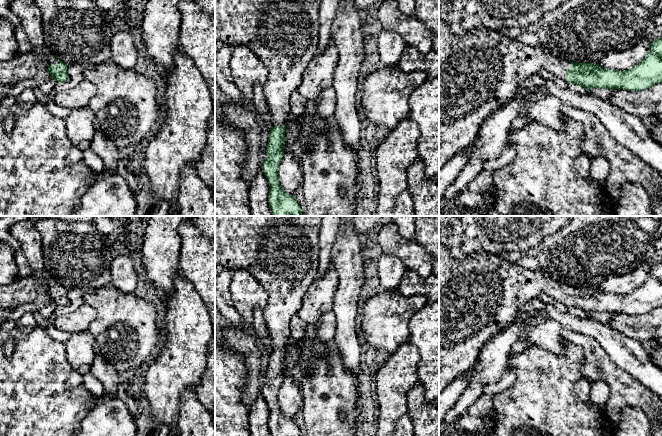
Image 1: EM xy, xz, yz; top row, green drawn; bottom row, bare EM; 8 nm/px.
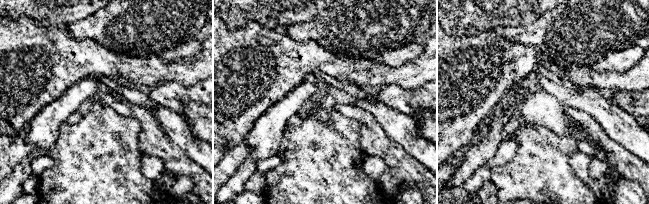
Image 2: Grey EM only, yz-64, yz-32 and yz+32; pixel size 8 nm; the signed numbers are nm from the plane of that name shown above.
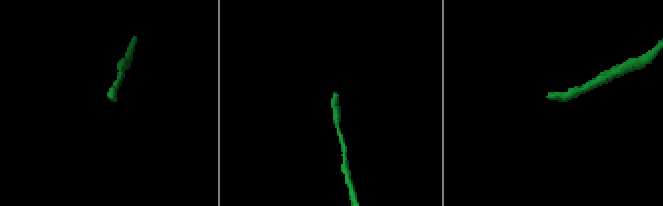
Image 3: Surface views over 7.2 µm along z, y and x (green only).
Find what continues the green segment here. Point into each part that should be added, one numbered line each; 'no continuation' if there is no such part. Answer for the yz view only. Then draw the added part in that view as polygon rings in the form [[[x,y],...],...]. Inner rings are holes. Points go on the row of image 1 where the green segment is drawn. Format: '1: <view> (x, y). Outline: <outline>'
1: yz (479, 71). Outline: [[[439,18],[439,168],[456,153],[474,146],[484,120],[515,96],[530,77],[545,69],[566,81],[569,68],[569,61],[553,55],[541,45],[525,45],[502,31],[488,31],[485,27],[462,35],[453,34]]]

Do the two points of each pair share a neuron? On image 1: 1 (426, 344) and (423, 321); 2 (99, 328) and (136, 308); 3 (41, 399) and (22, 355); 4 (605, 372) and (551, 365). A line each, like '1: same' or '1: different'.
1: same
2: same
3: same
4: different

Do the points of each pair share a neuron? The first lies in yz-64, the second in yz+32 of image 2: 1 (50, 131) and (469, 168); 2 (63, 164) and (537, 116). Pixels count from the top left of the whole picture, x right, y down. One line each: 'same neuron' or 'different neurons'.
1: same neuron
2: different neurons

